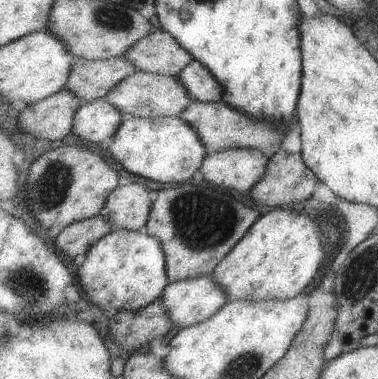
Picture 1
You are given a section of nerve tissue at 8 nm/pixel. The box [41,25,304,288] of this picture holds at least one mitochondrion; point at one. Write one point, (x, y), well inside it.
(201, 221)

